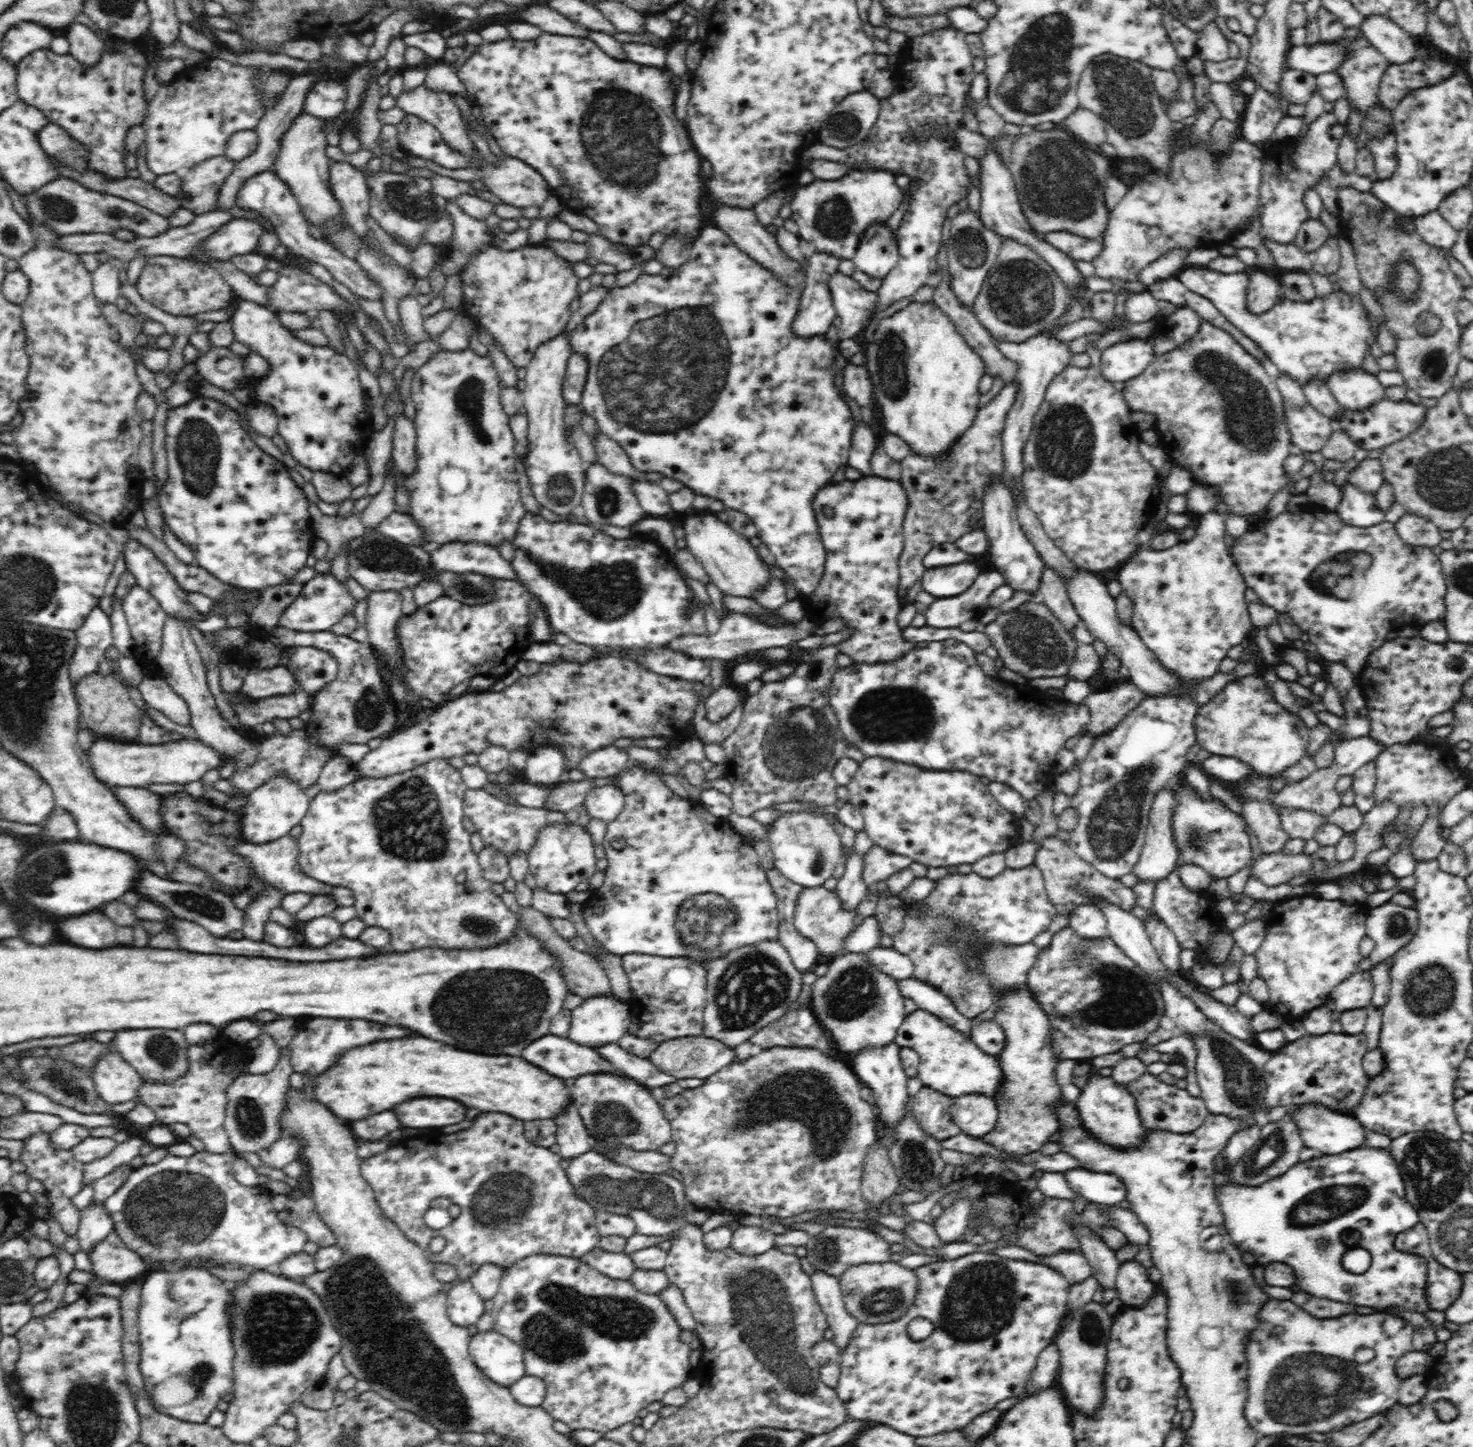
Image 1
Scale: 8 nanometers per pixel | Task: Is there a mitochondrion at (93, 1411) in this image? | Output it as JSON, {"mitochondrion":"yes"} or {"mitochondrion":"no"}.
{"mitochondrion":"yes"}

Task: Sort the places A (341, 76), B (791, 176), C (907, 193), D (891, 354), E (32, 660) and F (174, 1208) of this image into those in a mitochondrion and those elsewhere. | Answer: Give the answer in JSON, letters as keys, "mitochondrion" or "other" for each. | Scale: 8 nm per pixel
{"A":"other","B":"other","C":"other","D":"mitochondrion","E":"mitochondrion","F":"mitochondrion"}

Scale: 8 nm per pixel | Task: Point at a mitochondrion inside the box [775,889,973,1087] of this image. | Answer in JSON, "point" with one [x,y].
{"point":[853,994]}

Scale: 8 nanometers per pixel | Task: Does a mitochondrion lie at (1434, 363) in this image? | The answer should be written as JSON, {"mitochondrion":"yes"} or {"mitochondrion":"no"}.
{"mitochondrion":"yes"}

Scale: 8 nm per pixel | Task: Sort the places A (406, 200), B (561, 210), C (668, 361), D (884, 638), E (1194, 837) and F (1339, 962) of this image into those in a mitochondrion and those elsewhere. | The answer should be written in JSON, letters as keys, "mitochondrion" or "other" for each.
{"A":"mitochondrion","B":"other","C":"mitochondrion","D":"other","E":"mitochondrion","F":"other"}

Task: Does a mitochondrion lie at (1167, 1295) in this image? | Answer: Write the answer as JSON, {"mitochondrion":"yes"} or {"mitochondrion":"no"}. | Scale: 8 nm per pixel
{"mitochondrion":"no"}

